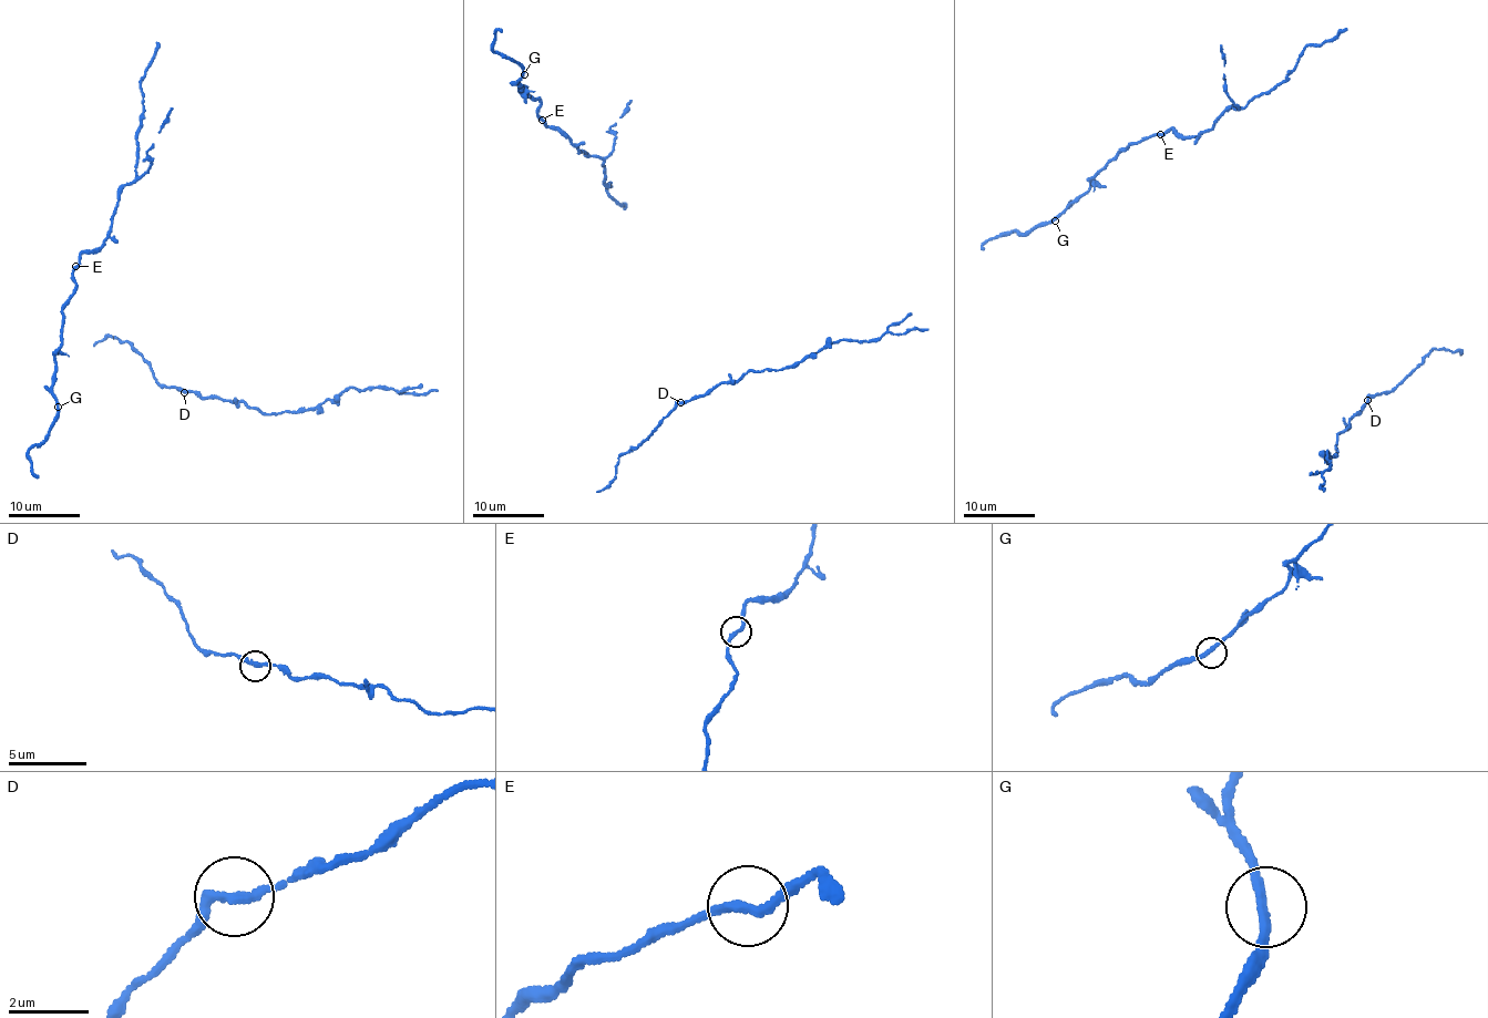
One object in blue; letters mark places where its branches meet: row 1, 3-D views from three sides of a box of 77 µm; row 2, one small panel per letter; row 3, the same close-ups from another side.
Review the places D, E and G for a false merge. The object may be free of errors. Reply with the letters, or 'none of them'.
none of them

